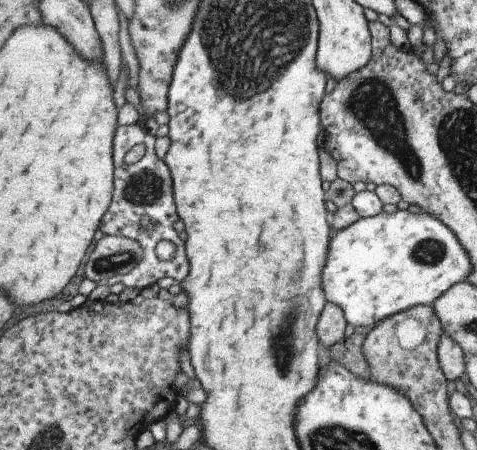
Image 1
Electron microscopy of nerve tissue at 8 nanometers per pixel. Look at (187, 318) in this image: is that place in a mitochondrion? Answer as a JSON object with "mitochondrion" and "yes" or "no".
{"mitochondrion":"no"}

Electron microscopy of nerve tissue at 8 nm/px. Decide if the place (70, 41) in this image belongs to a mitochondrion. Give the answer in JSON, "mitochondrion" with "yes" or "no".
{"mitochondrion":"no"}

